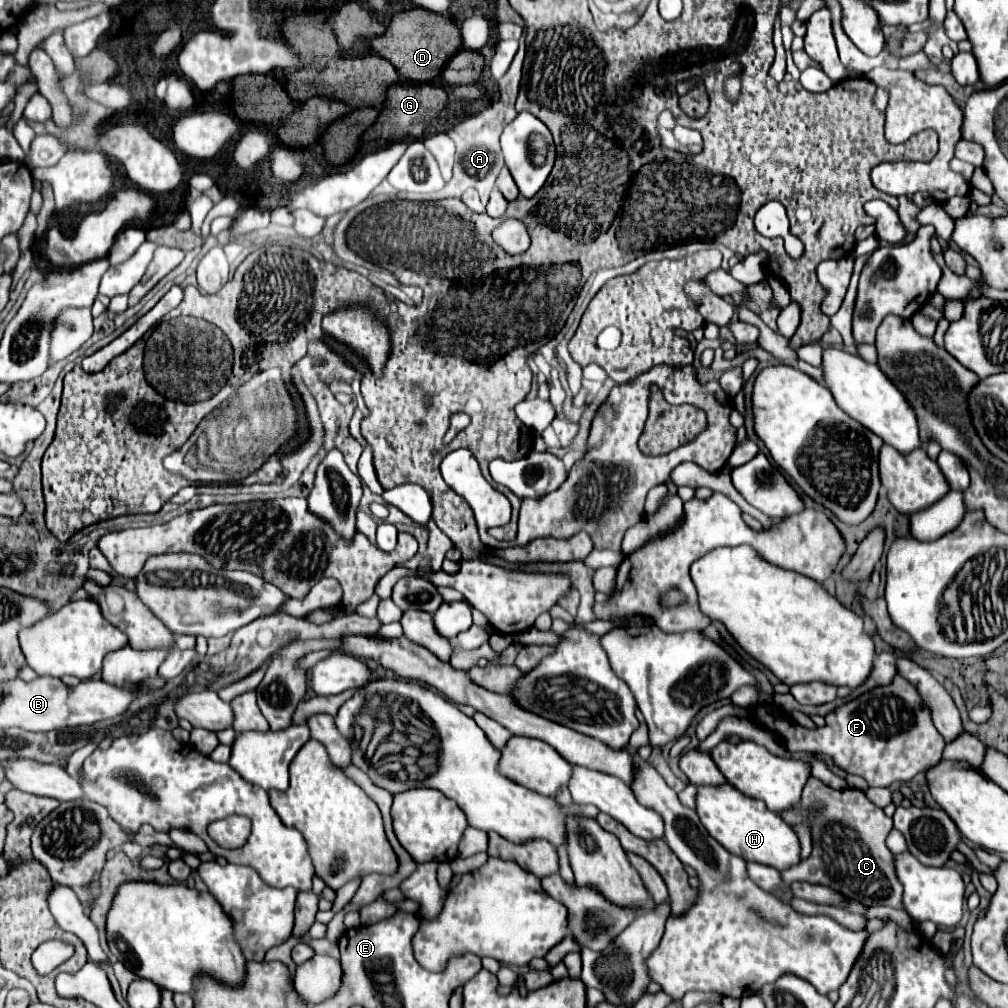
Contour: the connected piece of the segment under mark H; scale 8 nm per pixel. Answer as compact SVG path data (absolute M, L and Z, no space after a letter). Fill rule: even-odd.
M697 786L697 806L695 806L701 824L705 830L729 852L741 856L747 862L759 862L765 866L773 866L775 870L785 870L793 864L799 864L799 840L789 824L785 824L777 814L765 810L765 802L757 802L755 798L745 798L745 794L733 790L733 786Z

